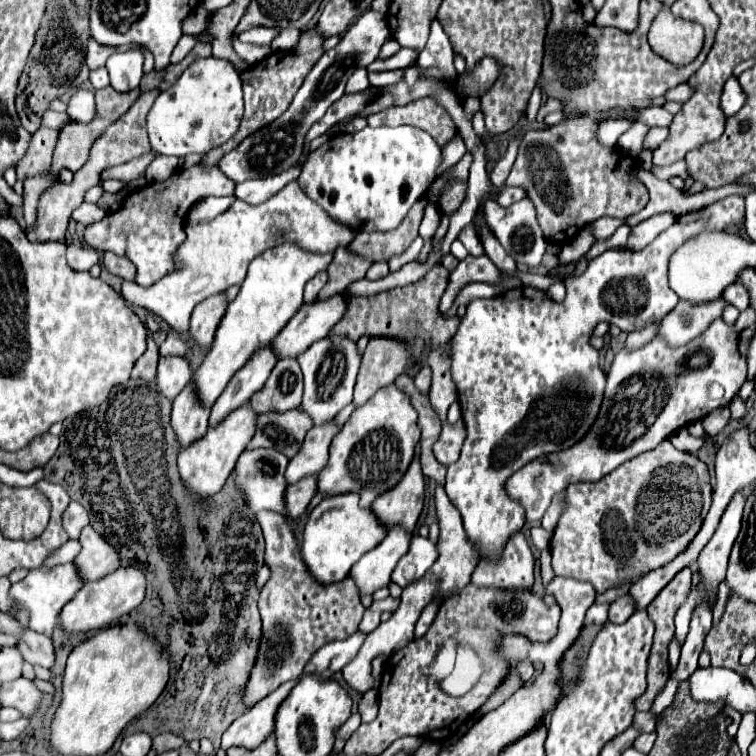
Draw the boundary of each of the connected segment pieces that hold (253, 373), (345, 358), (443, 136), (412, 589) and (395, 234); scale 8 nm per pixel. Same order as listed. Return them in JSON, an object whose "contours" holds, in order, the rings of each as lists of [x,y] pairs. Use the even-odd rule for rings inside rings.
{"contours":[[[[269,346],[257,350],[257,354],[231,378],[229,386],[223,390],[221,398],[211,408],[209,416],[209,426],[217,426],[227,418],[233,410],[239,406],[249,404],[251,396],[263,388],[265,380],[269,378],[269,370],[273,370],[277,358],[273,358],[273,352]]],[[[323,338],[317,340],[309,350],[297,356],[303,376],[305,376],[305,392],[301,410],[307,412],[315,426],[321,426],[329,422],[341,408],[345,408],[353,398],[353,386],[361,364],[361,354],[355,346],[355,342],[343,340],[343,338]],[[333,374],[333,382],[331,382]]],[[[421,98],[405,106],[391,106],[387,110],[369,114],[367,124],[369,126],[411,124],[421,130],[427,130],[437,140],[439,146],[443,146],[457,130],[451,116],[433,98]]],[[[437,484],[435,488],[435,506],[437,506],[437,518],[439,518],[439,540],[437,540],[437,550],[439,550],[439,558],[437,562],[431,566],[431,570],[425,574],[425,578],[409,584],[403,594],[401,594],[401,606],[393,612],[389,622],[381,622],[365,640],[365,644],[361,646],[359,654],[349,662],[349,666],[343,668],[343,676],[347,680],[347,684],[351,688],[355,688],[357,692],[367,692],[375,686],[375,680],[371,678],[369,672],[372,671],[371,660],[379,654],[391,656],[395,650],[405,648],[413,638],[413,630],[415,624],[423,612],[423,608],[433,602],[433,598],[449,598],[457,592],[461,592],[469,582],[471,582],[471,574],[477,566],[477,558],[473,558],[473,546],[469,546],[469,540],[465,538],[465,530],[461,526],[461,516],[457,514],[457,508],[449,502],[445,488],[441,484]]],[[[427,196],[417,200],[415,206],[411,208],[411,212],[405,216],[405,222],[401,222],[401,226],[397,226],[397,230],[389,230],[389,234],[357,232],[357,236],[347,246],[347,250],[351,254],[369,258],[373,262],[389,260],[391,256],[403,254],[419,234],[419,224],[423,220],[427,204],[429,204]]]]}

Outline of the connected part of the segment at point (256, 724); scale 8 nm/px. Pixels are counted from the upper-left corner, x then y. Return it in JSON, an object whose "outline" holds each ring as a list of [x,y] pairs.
{"outline":[[[297,680],[281,684],[275,692],[265,696],[261,702],[257,702],[249,712],[239,716],[223,734],[223,750],[229,750],[233,746],[253,750],[257,748],[271,732],[273,732],[273,718],[277,712],[277,706],[283,702],[285,694],[295,686]]]}

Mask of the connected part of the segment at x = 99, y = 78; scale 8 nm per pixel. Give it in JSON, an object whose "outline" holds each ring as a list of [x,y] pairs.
{"outline":[[[97,68],[97,70],[91,70],[89,74],[89,80],[93,84],[93,88],[101,88],[101,86],[107,86],[109,84],[109,74],[107,74],[107,68]]]}

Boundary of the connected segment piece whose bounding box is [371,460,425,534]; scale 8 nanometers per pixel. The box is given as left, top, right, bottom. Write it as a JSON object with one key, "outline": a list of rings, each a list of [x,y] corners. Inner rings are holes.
{"outline":[[[413,460],[405,478],[393,490],[389,490],[389,494],[381,494],[381,498],[373,502],[371,510],[387,530],[401,526],[405,532],[411,534],[423,510],[423,494],[425,484],[421,466],[419,460]]]}

